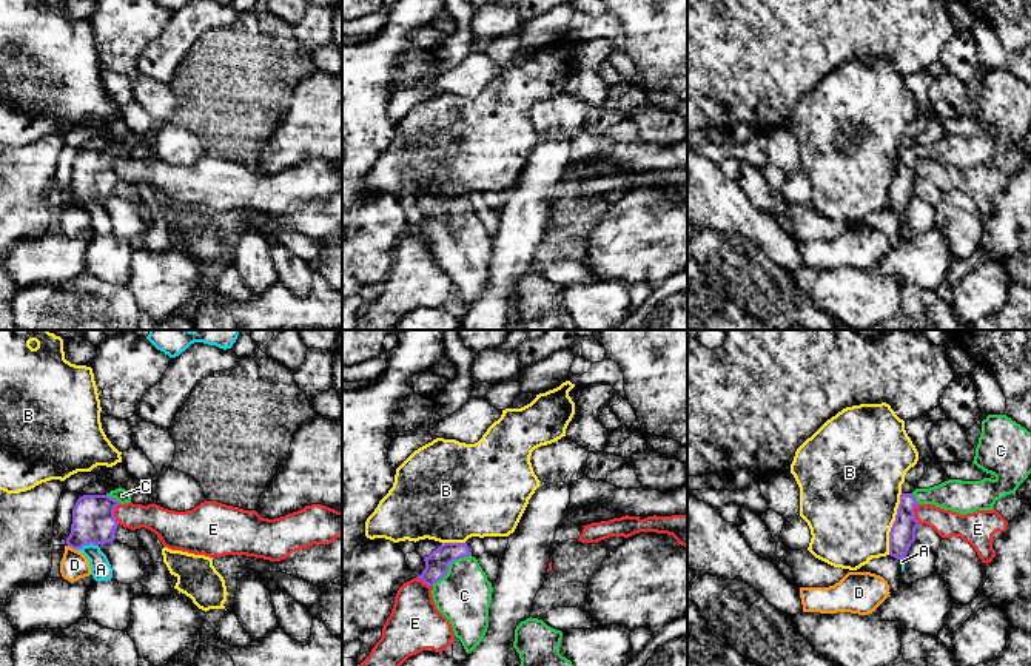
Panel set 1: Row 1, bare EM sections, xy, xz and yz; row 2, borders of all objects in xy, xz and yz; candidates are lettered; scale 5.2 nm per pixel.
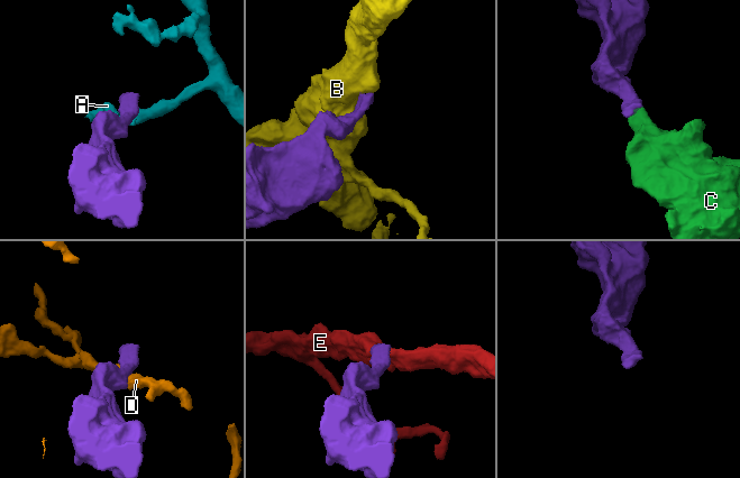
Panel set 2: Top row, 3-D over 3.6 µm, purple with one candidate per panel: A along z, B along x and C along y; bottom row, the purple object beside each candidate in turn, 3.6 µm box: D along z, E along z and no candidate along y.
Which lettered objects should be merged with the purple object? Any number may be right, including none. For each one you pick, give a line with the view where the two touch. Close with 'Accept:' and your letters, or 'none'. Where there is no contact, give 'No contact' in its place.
C: Touches purple in xz
Accept: C

